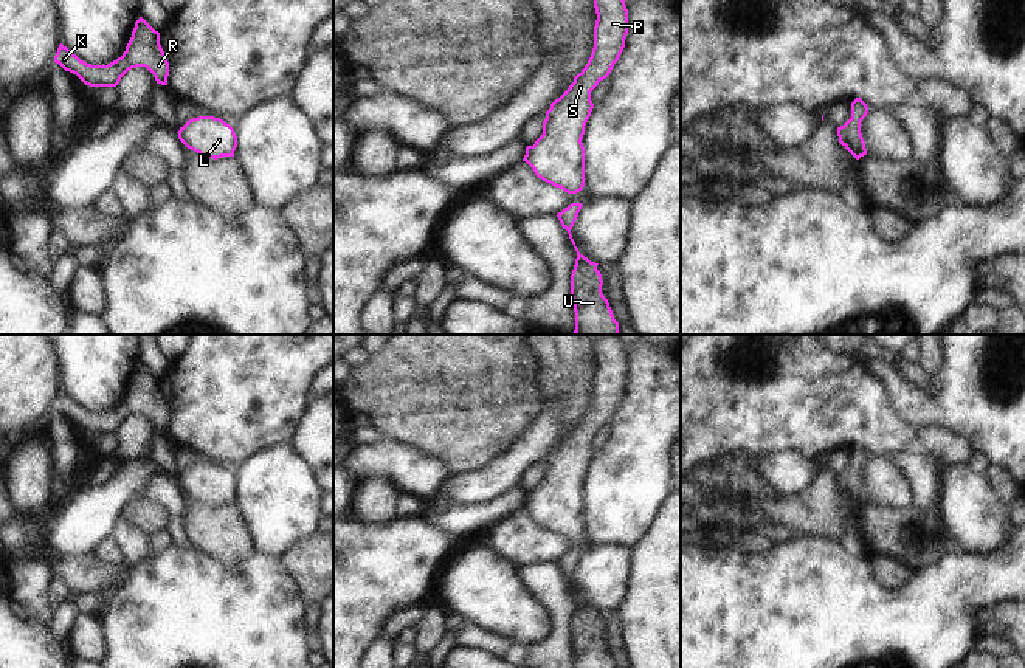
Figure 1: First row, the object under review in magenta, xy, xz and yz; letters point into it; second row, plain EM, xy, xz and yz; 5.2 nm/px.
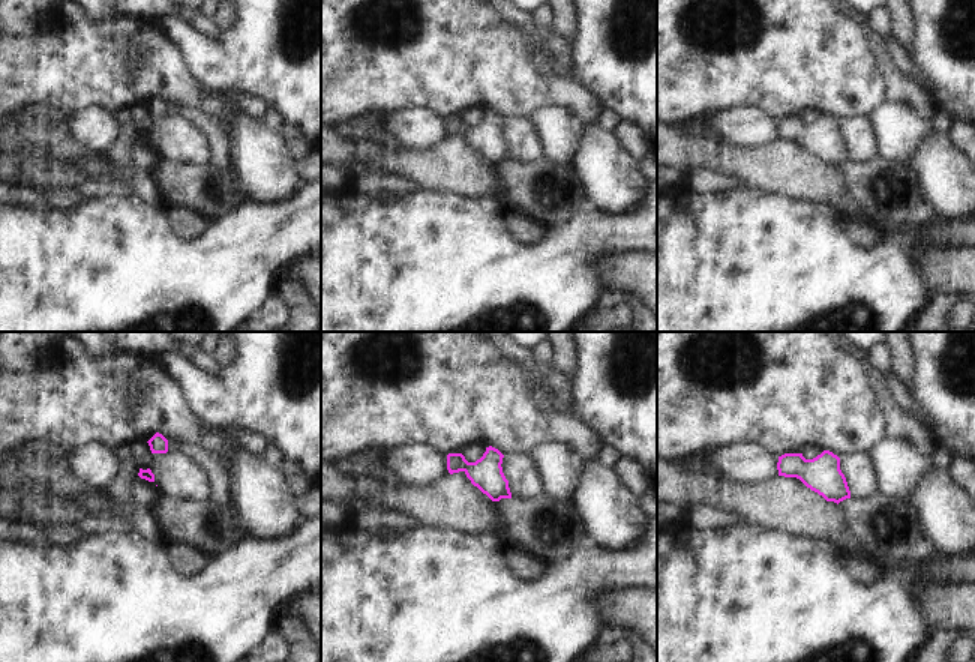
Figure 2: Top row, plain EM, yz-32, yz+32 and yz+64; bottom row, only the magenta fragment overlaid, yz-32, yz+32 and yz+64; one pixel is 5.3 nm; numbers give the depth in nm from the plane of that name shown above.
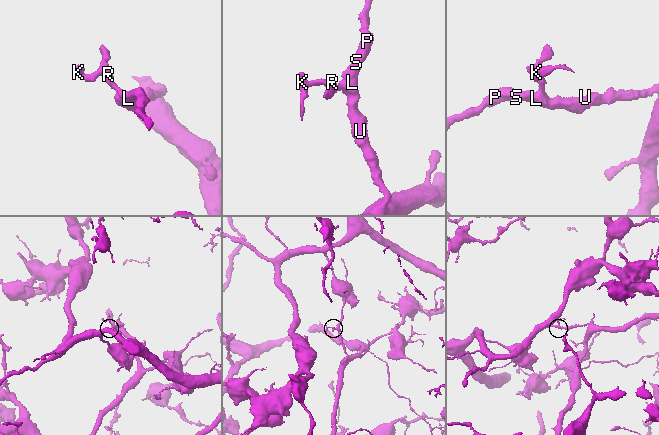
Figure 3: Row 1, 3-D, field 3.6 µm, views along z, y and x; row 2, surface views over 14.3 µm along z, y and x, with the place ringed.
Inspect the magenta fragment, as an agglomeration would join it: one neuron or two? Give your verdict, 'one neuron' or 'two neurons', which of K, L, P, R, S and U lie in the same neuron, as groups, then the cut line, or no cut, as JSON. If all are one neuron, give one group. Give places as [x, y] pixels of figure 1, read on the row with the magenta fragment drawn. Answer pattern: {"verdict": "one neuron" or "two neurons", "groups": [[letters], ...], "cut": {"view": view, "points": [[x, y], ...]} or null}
{"verdict": "one neuron", "groups": [["K", "L", "P", "R", "S", "U"]], "cut": null}

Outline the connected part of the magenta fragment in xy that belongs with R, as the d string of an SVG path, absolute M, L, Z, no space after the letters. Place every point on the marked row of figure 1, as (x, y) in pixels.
M143 17L135 22L126 51L116 60L107 65L91 65L60 43L54 62L90 87L116 87L121 77L136 67L146 67L161 85L167 85L169 76L169 62L160 45L160 33Z

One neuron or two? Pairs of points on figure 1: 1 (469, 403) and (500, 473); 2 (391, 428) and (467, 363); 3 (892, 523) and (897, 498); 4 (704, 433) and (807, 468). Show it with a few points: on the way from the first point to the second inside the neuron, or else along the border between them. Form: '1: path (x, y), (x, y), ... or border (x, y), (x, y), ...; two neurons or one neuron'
1: border (521, 437), (509, 451), (490, 464), (459, 475); two neurons
2: path (410, 409), (433, 386), (448, 382); one neuron
3: border (866, 502), (893, 509), (912, 506); two neurons
4: border (805, 454), (782, 451), (766, 456); two neurons

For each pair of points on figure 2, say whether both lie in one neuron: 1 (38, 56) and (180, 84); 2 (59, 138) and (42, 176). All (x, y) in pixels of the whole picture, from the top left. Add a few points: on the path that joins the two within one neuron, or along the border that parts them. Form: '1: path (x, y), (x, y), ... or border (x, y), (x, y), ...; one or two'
1: path (74, 62), (81, 65), (144, 65); one
2: path (50, 147), (42, 155), (42, 167); one

